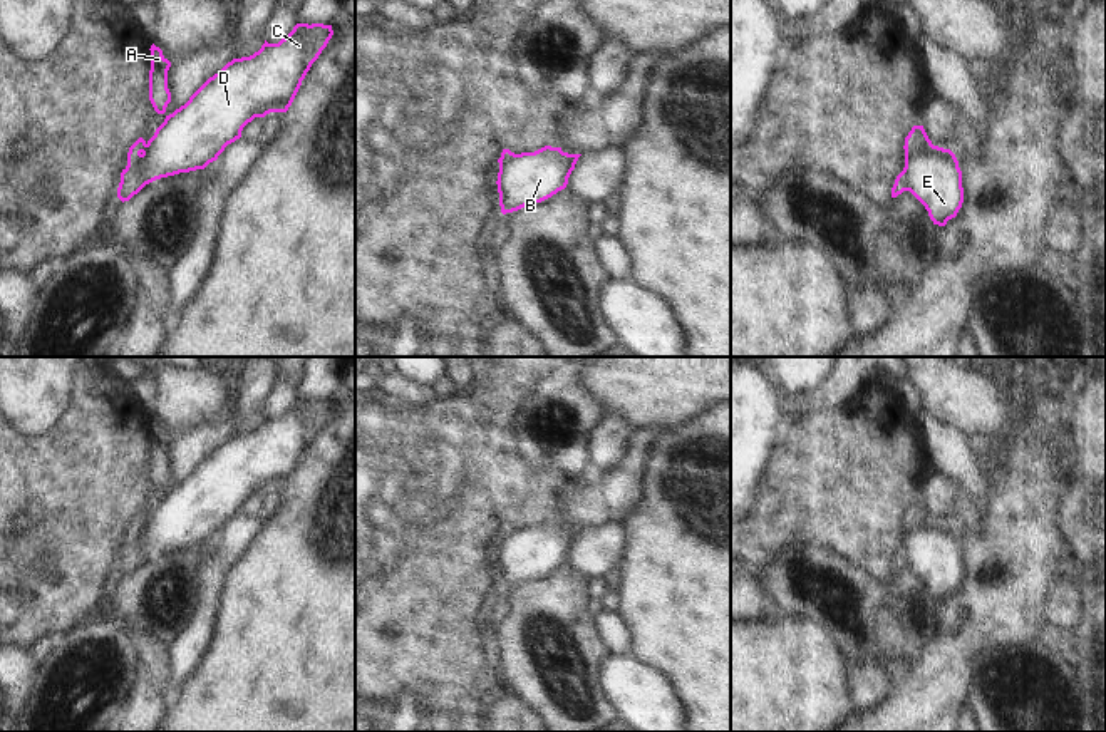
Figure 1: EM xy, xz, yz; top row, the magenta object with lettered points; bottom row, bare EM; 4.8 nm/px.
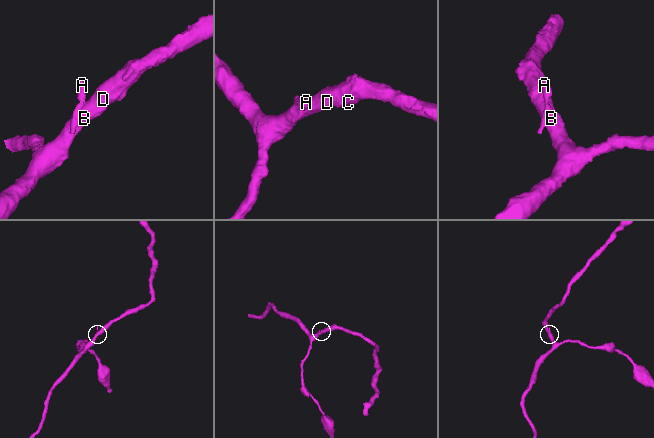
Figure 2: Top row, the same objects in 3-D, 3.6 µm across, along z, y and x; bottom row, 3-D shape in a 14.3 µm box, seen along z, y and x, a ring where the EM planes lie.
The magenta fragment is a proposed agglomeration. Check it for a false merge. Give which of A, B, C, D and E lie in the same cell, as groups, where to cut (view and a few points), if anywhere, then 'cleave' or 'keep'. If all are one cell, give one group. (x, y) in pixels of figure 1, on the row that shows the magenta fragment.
groups A / B C D E; cut xy (139, 154), (138, 173), (144, 185); cleave

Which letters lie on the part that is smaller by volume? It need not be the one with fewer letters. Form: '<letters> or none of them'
A

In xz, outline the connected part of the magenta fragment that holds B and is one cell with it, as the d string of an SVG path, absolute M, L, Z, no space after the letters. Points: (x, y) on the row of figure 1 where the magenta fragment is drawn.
M545 146L535 152L516 154L501 164L496 181L501 213L541 203L565 189L580 156Z

